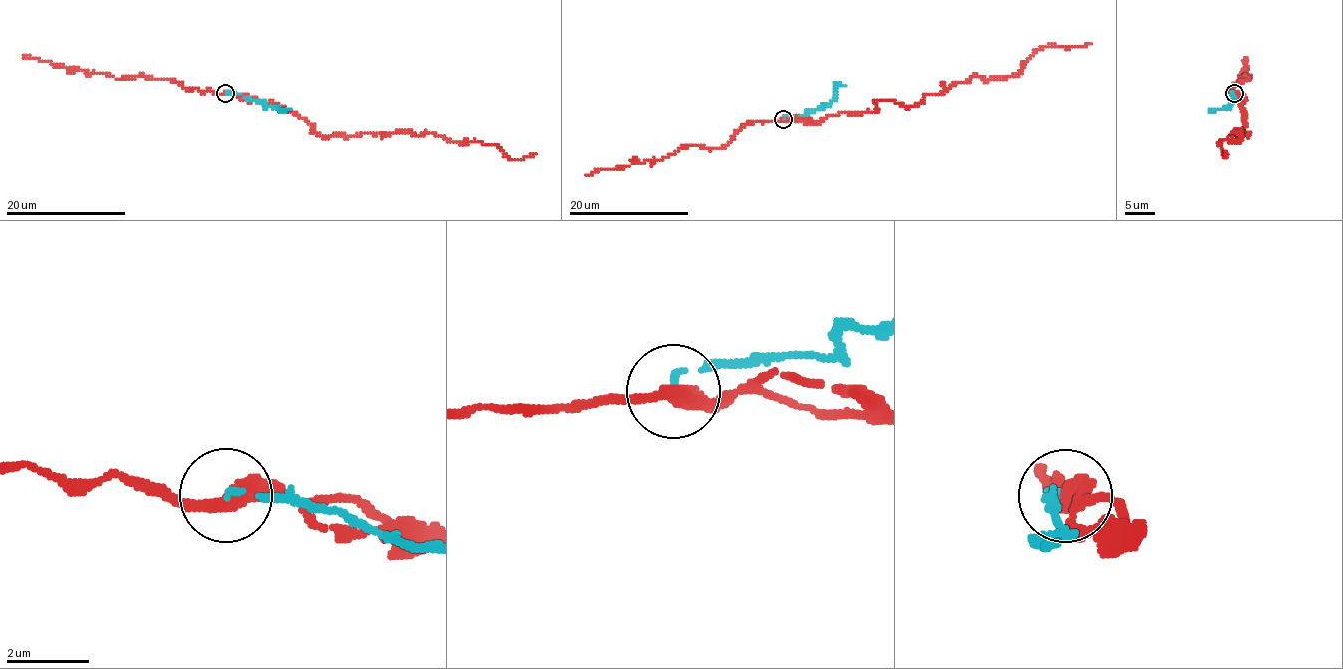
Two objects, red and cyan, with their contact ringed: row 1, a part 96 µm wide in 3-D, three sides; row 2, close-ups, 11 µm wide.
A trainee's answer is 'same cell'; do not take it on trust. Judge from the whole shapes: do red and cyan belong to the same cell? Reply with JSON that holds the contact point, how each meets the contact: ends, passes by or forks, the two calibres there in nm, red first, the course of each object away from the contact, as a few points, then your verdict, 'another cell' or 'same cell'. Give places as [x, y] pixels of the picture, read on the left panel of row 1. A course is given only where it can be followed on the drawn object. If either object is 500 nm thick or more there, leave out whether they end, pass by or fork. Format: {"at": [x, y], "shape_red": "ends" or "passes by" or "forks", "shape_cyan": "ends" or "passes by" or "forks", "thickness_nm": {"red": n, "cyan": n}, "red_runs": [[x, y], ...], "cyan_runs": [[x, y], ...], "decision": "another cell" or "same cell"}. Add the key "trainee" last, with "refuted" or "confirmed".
{"at": [225, 93], "shape_red": "passes by", "shape_cyan": "ends", "thickness_nm": {"red": 380, "cyan": 120}, "red_runs": [[224, 93], [276, 104], [297, 113], [311, 132], [329, 137], [436, 134], [497, 145], [511, 159], [537, 154]], "cyan_runs": [[224, 93], [264, 102], [279, 109], [290, 108]], "decision": "another cell", "trainee": "refuted"}

